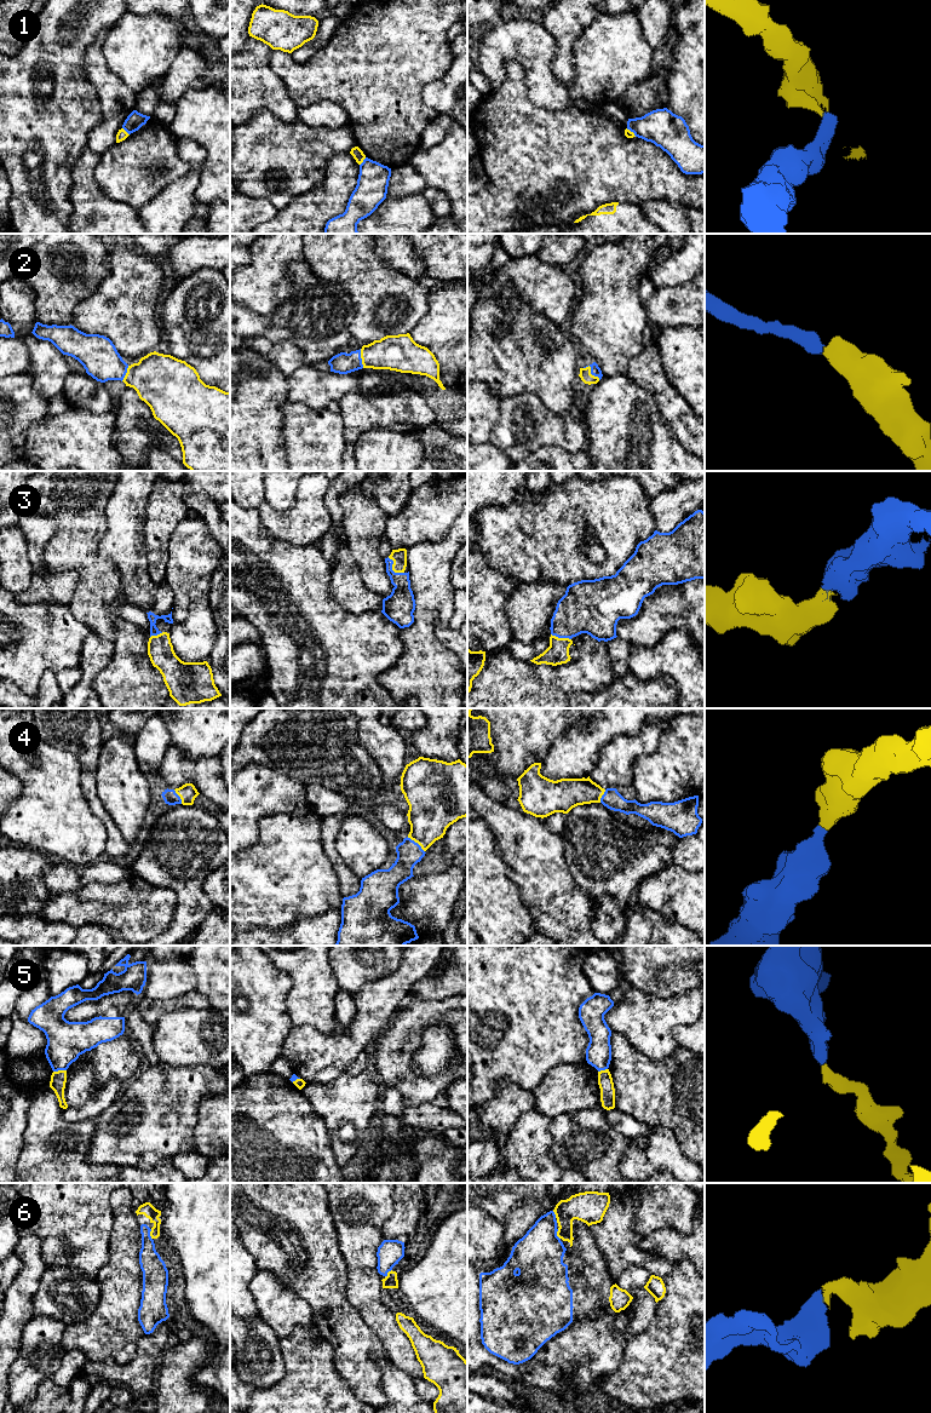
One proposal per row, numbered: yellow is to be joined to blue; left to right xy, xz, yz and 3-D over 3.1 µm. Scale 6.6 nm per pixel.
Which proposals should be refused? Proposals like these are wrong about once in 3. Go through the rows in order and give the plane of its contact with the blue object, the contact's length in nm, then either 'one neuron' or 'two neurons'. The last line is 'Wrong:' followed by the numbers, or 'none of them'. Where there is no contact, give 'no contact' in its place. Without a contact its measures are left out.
1: contact in xz; length 70 nm; two neurons
2: contact in yz; length 140 nm; one neuron
3: contact in xz; length 160 nm; one neuron
4: contact in xz; length 160 nm; one neuron
5: contact in xy; length 90 nm; two neurons
6: contact in xy; length 70 nm; one neuron
Wrong: 1, 5

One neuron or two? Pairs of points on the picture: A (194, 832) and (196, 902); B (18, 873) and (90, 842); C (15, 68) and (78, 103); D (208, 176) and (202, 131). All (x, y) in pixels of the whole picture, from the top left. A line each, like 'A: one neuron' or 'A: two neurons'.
A: one neuron
B: two neurons
C: one neuron
D: one neuron

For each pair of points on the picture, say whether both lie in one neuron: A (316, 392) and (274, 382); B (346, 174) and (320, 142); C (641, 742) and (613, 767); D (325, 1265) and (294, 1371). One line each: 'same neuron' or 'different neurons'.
A: different neurons
B: different neurons
C: same neuron
D: different neurons

